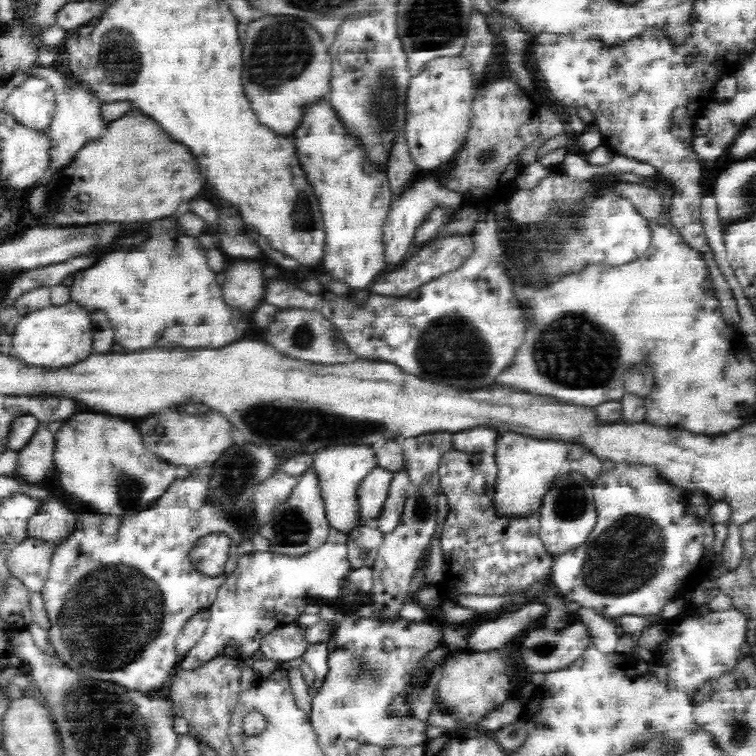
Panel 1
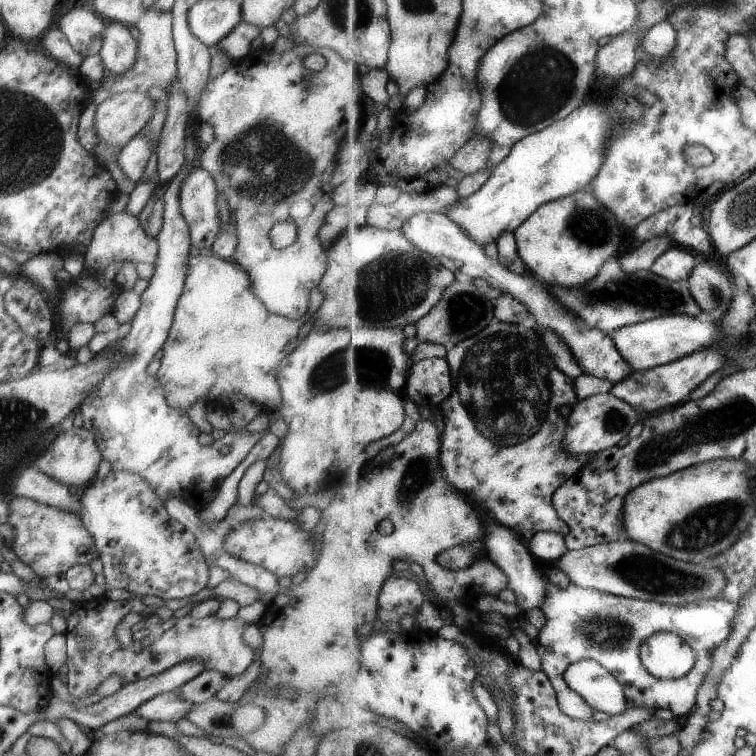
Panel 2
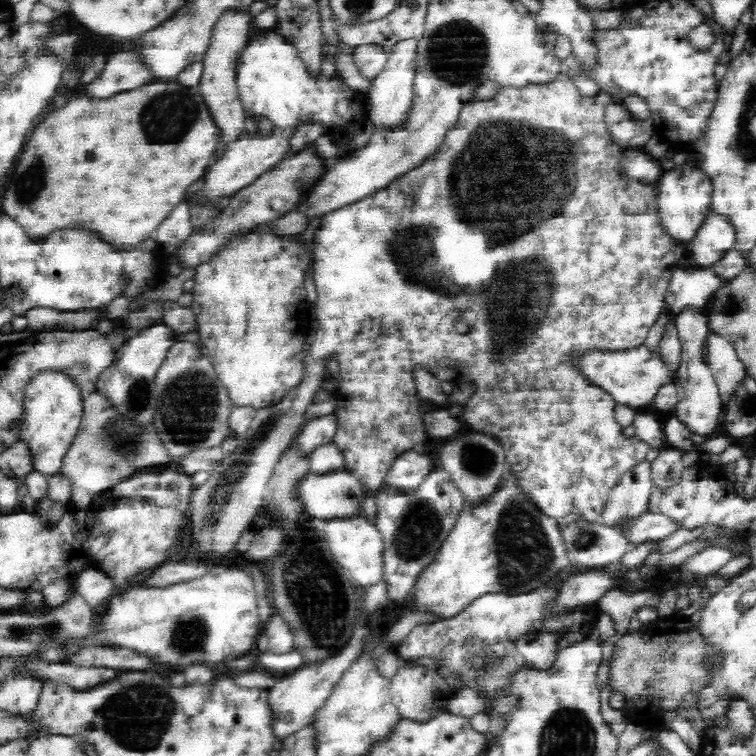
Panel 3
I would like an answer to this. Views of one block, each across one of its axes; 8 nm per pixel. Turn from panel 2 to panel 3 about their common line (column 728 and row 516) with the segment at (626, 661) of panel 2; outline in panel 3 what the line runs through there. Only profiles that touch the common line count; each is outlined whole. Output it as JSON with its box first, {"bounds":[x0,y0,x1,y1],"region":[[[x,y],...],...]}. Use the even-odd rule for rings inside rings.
{"bounds":[600,460,656,532],"region":[[[648,460],[640,462],[626,472],[618,485],[610,490],[600,516],[603,525],[626,532],[640,514],[648,512],[652,492],[656,488],[651,464]]]}

